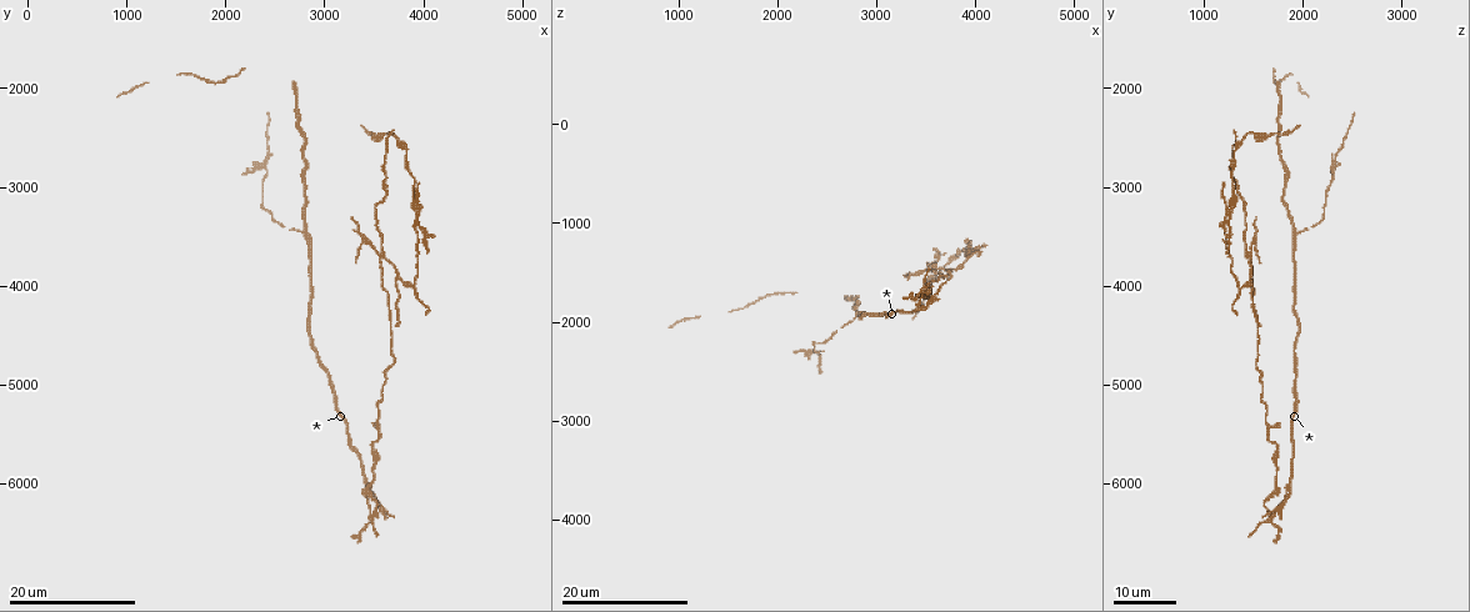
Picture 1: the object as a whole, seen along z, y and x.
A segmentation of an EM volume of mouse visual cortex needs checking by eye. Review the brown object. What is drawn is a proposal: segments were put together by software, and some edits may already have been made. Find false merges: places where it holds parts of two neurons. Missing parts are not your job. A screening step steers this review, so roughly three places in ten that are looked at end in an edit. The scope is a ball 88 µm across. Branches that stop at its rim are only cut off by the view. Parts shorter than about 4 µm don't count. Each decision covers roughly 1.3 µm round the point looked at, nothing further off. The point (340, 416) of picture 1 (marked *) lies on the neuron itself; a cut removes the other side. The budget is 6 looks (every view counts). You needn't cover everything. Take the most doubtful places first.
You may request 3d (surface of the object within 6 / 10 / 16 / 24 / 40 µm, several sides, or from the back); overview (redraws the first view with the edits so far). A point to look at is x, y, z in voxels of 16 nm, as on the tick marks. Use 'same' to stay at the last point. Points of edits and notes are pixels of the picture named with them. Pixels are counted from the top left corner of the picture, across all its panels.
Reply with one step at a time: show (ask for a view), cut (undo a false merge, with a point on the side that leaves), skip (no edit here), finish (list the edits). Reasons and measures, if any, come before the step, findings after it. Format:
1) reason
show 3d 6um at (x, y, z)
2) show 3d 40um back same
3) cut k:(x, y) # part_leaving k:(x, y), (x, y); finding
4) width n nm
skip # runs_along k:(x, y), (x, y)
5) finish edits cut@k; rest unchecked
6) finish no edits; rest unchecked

four-way junction
show 3d 16um at (3560, 3680, 1420)

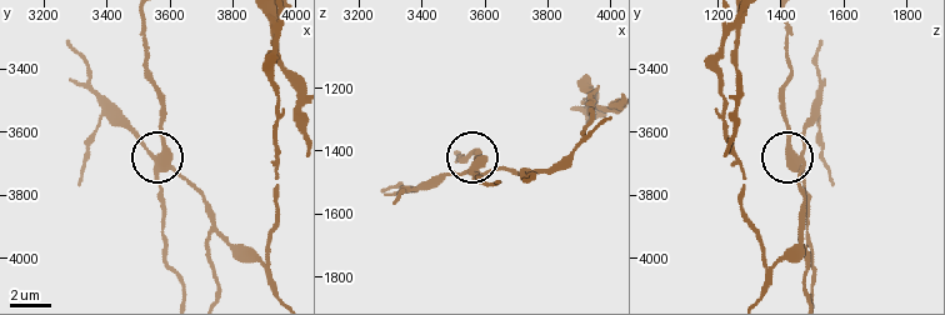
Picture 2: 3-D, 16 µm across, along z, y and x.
show 3d 10um at (3580, 3690, 1450)

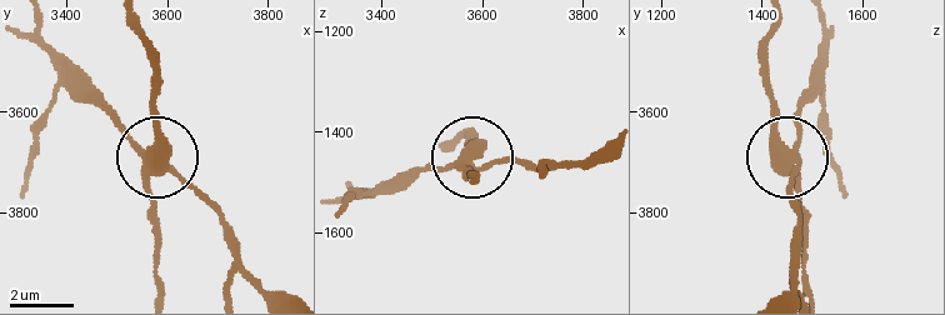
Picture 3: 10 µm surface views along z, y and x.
arms 4
cut 3:(119, 121) # a second neuron is stuck on

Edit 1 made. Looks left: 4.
show overview

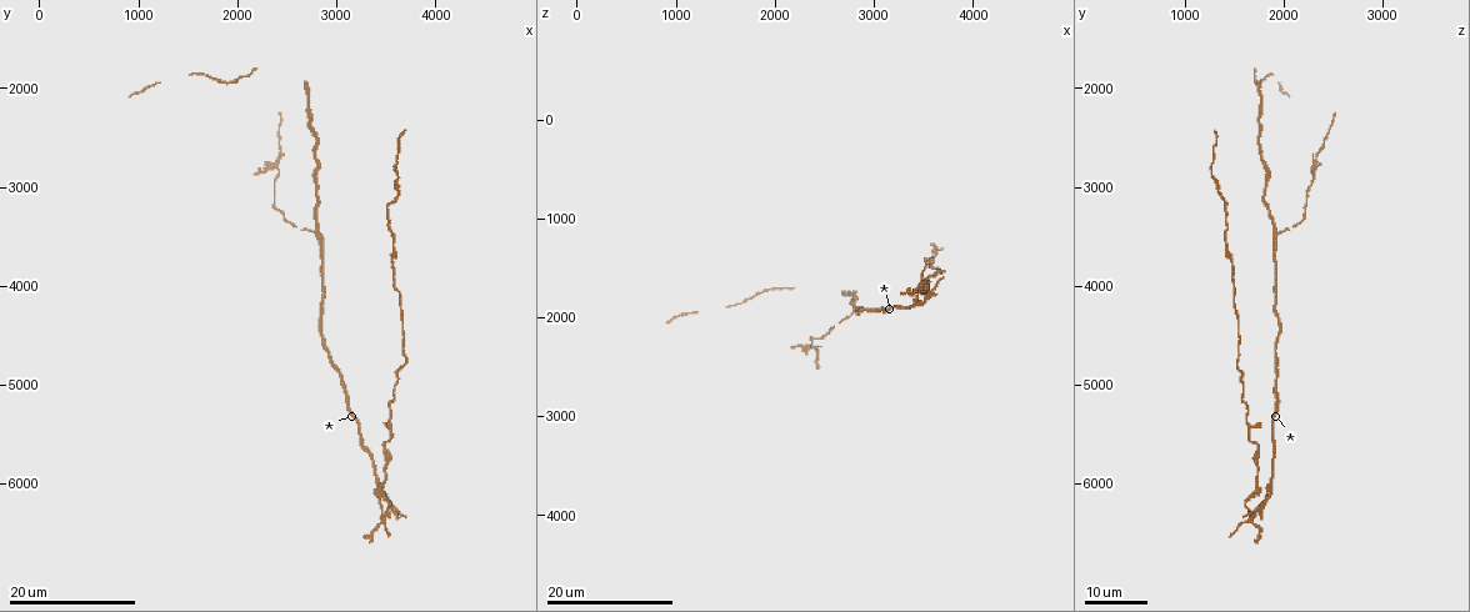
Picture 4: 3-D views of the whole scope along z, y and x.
four arms meet
show 3d 16um at (2360, 2780, 2300)

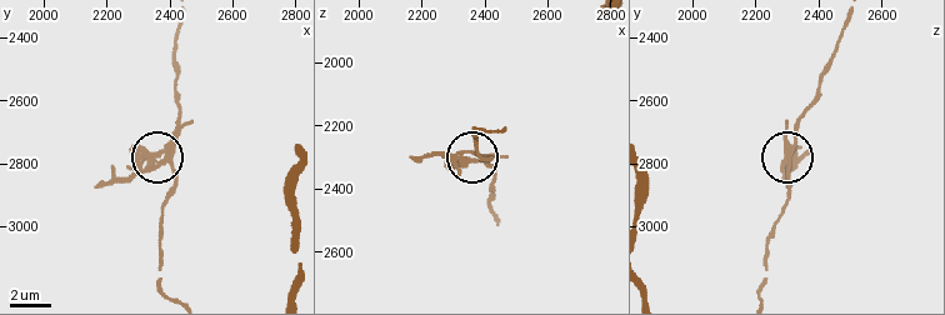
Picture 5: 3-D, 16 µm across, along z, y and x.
show 3d 6um at (2380, 2760, 2310)

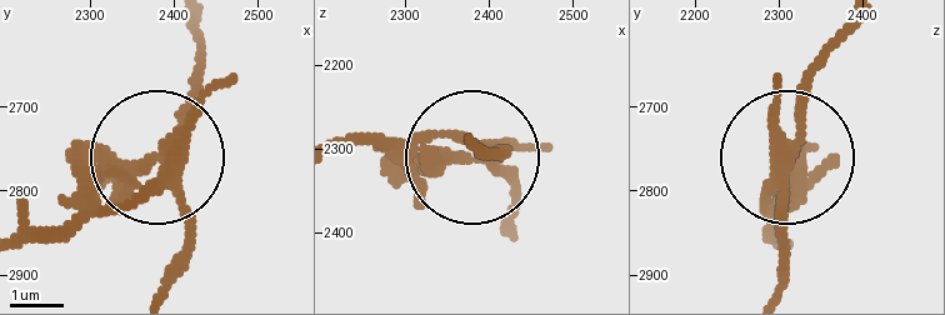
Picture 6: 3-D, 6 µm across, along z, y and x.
width 310 nm
cut 6:(208, 86) # a second neuron is stuck on

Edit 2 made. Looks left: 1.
finish edits cut@3, cut@6; rest unchecked

